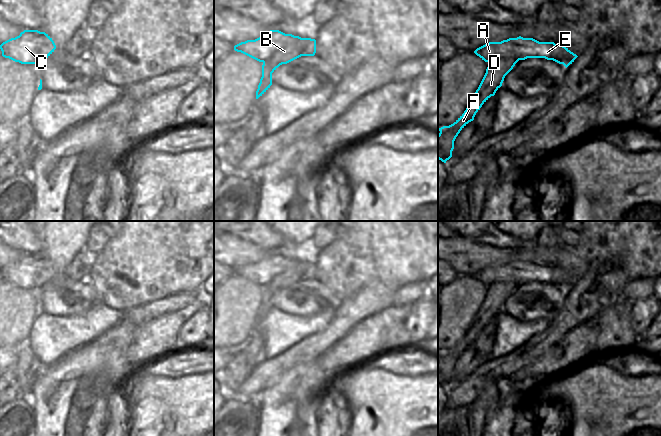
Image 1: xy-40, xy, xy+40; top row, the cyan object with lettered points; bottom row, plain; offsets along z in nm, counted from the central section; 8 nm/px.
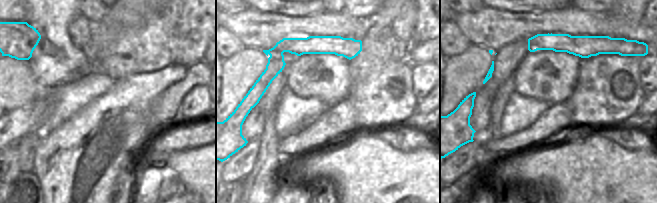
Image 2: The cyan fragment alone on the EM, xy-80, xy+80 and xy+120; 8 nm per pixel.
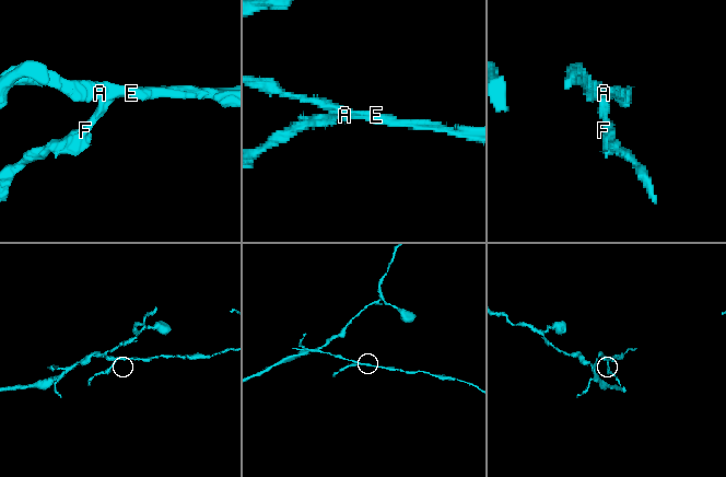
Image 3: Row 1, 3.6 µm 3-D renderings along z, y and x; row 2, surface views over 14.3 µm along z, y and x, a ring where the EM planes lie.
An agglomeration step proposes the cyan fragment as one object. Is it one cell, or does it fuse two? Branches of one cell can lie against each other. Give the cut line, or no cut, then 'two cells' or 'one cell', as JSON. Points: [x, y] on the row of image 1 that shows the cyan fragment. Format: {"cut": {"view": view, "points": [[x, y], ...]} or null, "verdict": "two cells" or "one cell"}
{"cut": {"view": "xy+40", "points": [[488, 61], [494, 60], [497, 63], [514, 64]]}, "verdict": "two cells"}

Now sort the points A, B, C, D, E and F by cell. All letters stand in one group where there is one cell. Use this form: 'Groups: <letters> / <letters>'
Groups: A B C E / D F

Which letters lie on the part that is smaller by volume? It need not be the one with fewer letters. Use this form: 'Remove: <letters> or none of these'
Remove: D, F

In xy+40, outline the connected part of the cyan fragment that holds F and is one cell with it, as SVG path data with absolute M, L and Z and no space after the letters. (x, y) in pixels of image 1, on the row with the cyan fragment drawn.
M495 60L488 62L486 73L474 93L464 113L451 125L439 128L438 159L446 163L452 157L454 141L460 131L474 120L482 105L502 86L505 76L515 64L497 64Z

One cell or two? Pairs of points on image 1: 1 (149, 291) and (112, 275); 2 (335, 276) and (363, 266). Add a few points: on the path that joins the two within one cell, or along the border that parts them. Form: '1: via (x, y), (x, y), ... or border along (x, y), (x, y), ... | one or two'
1: border along (155, 269), (148, 283), (118, 297) | two
2: via (342, 276), (351, 275), (356, 270) | one

